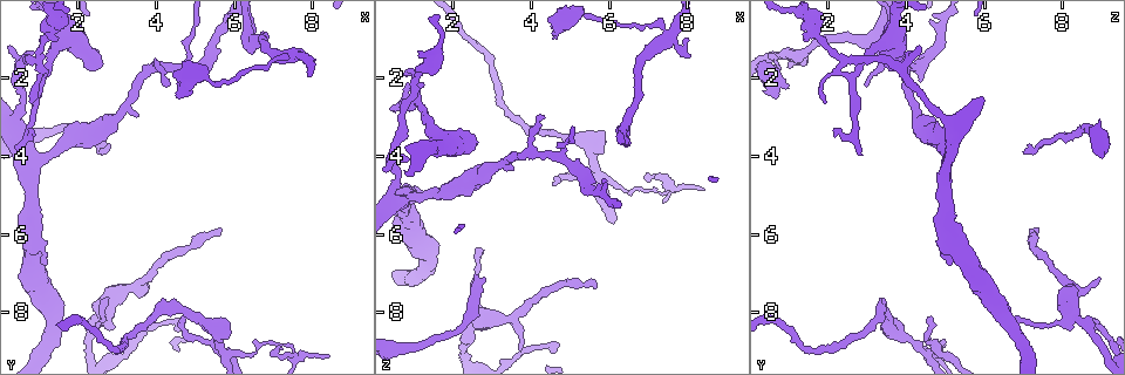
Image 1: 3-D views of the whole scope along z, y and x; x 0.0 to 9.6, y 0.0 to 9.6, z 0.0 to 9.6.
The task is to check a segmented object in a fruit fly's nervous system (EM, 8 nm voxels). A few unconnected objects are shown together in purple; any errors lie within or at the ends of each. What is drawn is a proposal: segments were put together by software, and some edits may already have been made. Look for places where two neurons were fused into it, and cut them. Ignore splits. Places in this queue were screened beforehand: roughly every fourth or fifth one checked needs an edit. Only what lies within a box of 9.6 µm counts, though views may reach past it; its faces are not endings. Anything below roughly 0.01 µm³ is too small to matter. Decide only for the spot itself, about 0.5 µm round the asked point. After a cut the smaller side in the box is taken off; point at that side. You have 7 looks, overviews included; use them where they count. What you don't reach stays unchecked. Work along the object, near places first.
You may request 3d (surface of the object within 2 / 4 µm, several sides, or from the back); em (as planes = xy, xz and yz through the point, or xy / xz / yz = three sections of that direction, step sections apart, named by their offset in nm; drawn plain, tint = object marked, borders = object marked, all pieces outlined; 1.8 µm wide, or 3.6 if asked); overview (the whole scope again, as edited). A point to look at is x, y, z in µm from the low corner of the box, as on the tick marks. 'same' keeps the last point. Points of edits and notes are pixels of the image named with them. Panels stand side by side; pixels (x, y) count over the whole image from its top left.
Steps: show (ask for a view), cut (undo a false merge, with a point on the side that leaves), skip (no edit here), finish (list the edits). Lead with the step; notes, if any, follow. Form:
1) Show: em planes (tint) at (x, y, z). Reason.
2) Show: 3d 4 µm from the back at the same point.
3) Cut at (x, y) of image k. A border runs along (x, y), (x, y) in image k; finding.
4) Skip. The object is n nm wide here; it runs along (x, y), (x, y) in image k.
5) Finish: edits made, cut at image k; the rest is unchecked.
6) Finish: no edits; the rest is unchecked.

Show: em planes (tint) at (2.75, 7.95, 8.30). A fork.

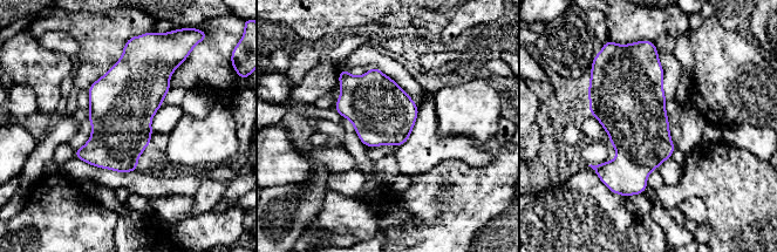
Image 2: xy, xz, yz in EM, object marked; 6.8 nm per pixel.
Skip. The object is 420 nm wide here; all the same neuron.

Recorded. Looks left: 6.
Show: 3d 4 µm at (7.60, 9.20, 4.80). Abrupt turn.

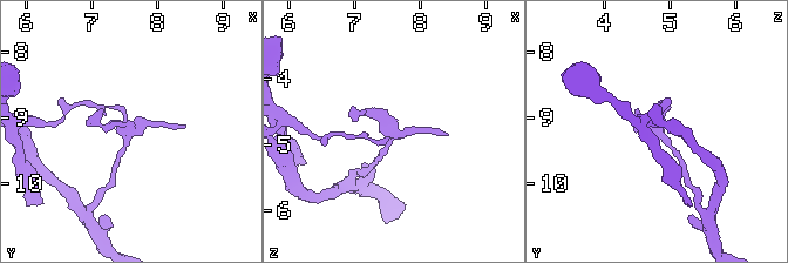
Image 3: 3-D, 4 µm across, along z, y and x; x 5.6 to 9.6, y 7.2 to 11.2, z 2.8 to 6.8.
Show: em xz step 8 (tint) at (7.55, 9.15, 4.85).

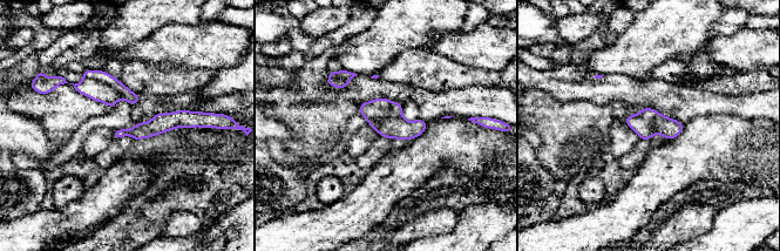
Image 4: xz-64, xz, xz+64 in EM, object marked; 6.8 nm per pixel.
Cut at (94, 89) of image 4. A border runs along (85, 76), (112, 86), (123, 97) in image 4; two neurons meet here.

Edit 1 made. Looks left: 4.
Show: 3d 4 µm at (4.70, 2.15, 0.60). Calibre changes.

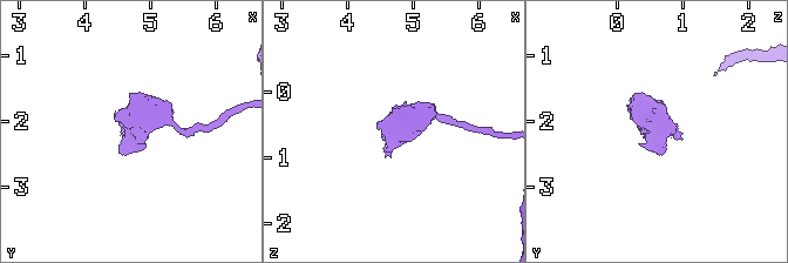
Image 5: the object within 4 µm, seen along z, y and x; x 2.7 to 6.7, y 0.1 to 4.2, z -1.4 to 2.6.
Show: em planes (tint) at (4.75, 2.20, 0.60). Now the EM.

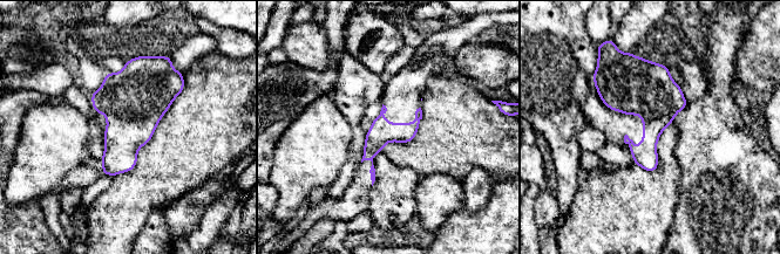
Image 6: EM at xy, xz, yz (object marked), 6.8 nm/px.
Skip. It runs along (419, 112), (406, 132), (388, 132), (366, 157) in image 6; all the same neuron.

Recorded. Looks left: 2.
Finish: edits made, cut at image 4; the rest is unchecked.

